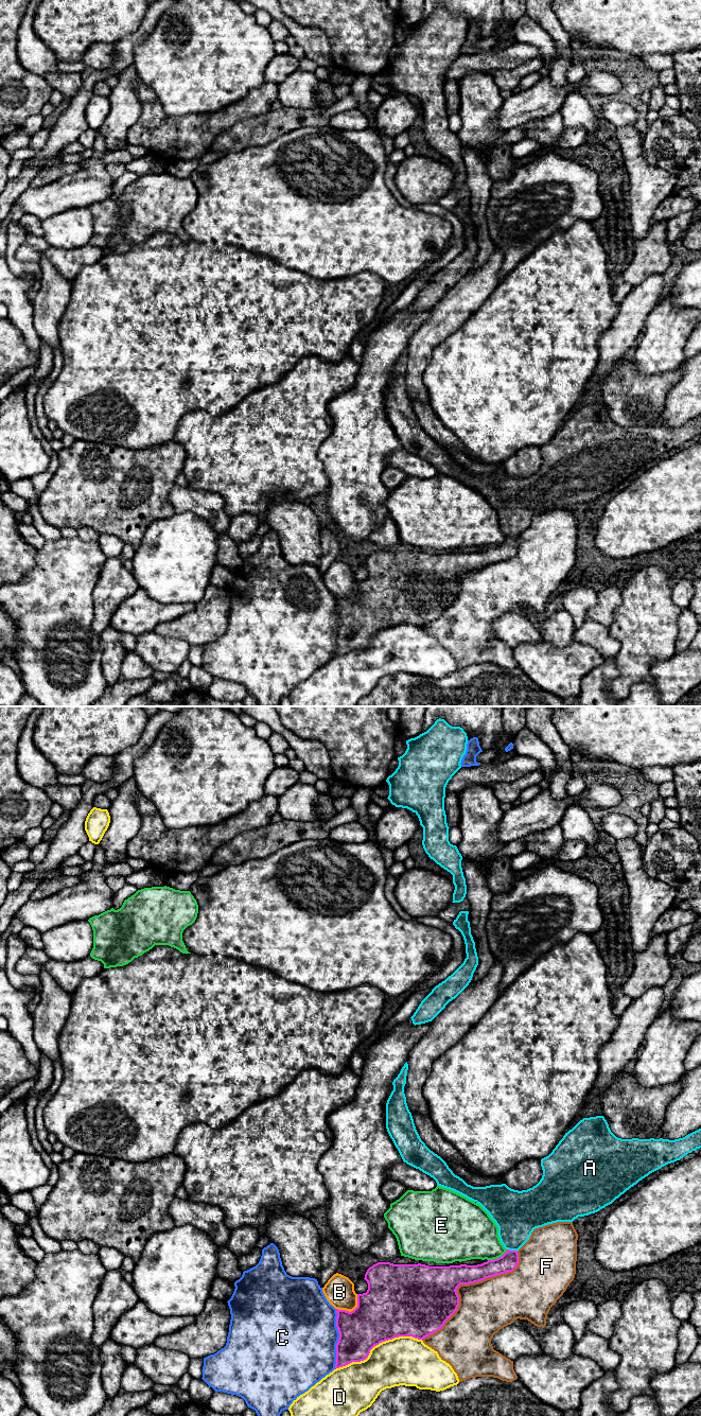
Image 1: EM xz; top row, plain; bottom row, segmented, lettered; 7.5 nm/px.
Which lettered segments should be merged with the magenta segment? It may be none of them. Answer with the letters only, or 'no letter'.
A

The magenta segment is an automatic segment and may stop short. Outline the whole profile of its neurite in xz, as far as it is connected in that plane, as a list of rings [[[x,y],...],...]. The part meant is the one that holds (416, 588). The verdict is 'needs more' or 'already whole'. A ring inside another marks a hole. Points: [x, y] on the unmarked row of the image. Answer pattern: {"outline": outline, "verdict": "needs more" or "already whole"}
{"outline": [[[406,349],[392,369],[393,378],[386,390],[386,416],[403,449],[433,465],[437,473],[479,491],[497,512],[501,530],[507,538],[502,544],[477,553],[378,549],[370,554],[364,565],[368,577],[357,581],[357,594],[351,599],[336,596],[339,626],[335,657],[366,647],[370,637],[382,629],[399,624],[423,627],[437,619],[459,593],[457,575],[512,559],[519,550],[518,538],[536,515],[557,509],[573,509],[578,504],[595,501],[650,460],[701,435],[701,416],[674,427],[621,426],[611,419],[603,403],[583,405],[565,420],[548,443],[541,447],[543,462],[532,475],[519,478],[506,471],[473,474],[455,462],[446,450],[421,427],[404,381],[407,357]]], "verdict": "needs more"}

